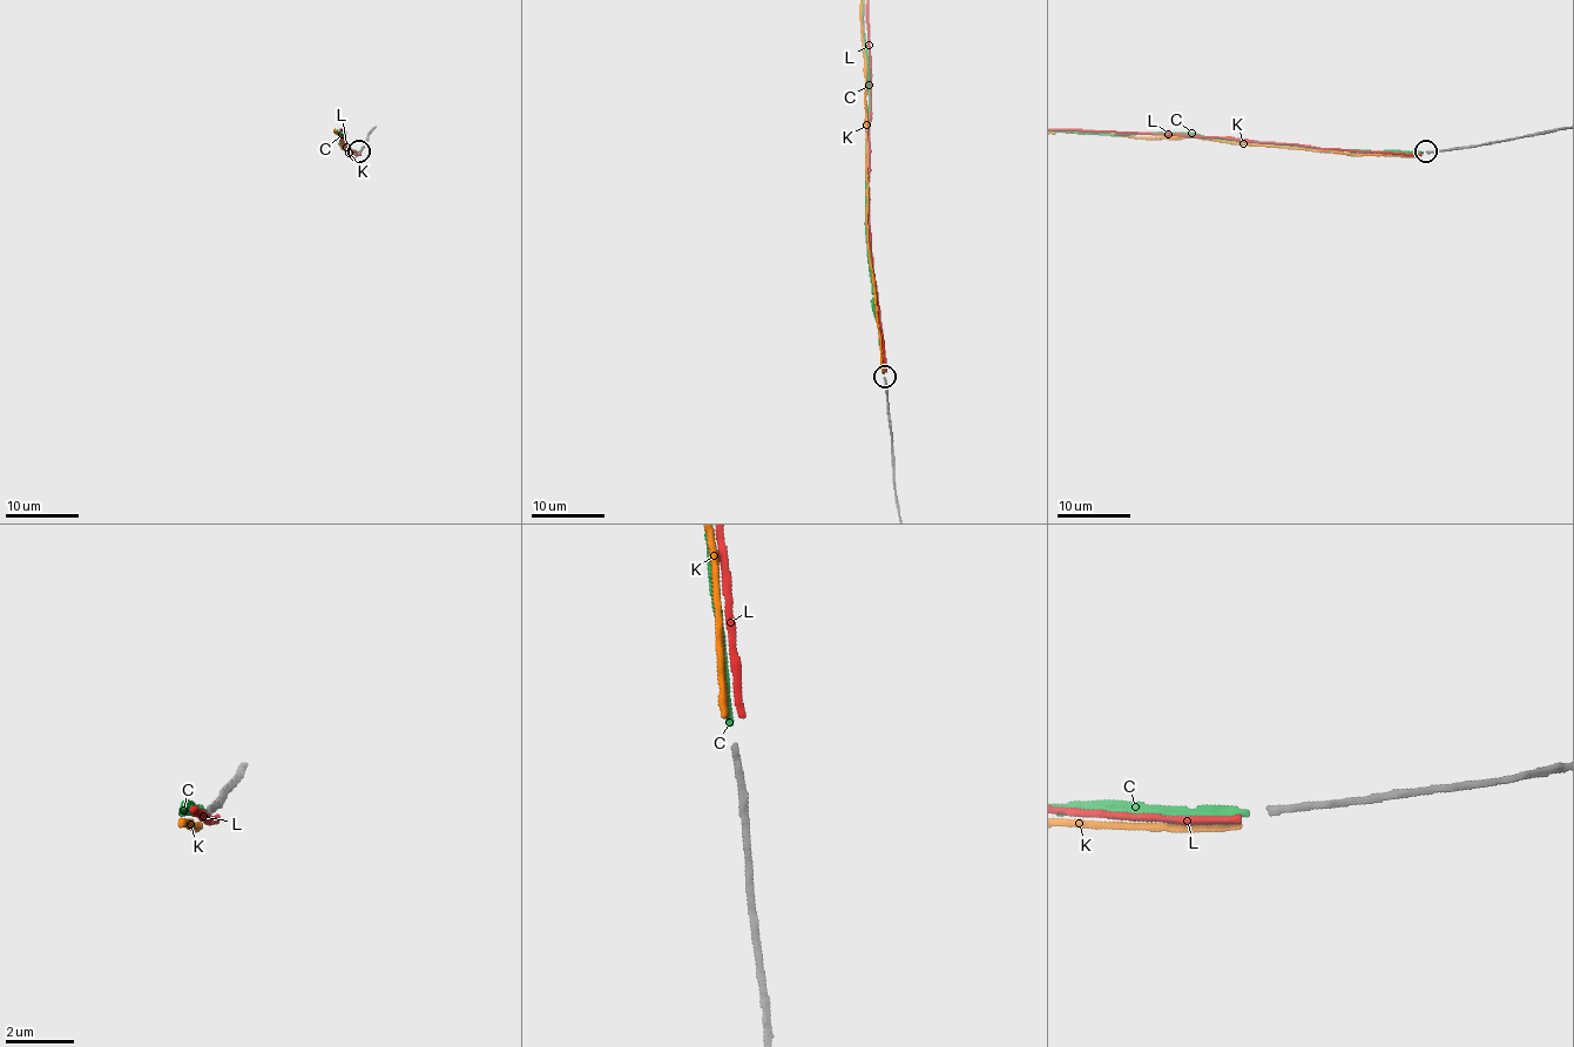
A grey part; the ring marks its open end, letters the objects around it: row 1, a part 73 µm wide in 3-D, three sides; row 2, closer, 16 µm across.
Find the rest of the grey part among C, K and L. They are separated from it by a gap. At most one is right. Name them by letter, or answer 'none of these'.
C

